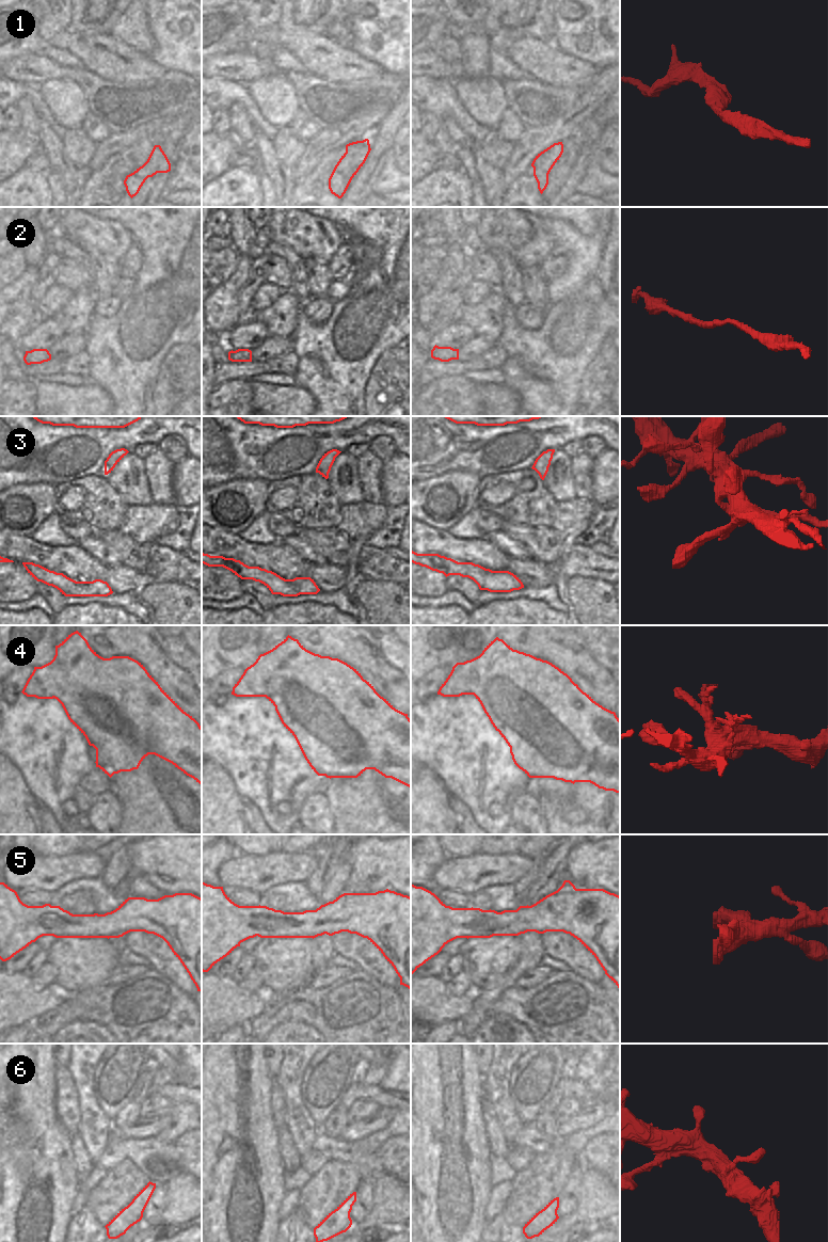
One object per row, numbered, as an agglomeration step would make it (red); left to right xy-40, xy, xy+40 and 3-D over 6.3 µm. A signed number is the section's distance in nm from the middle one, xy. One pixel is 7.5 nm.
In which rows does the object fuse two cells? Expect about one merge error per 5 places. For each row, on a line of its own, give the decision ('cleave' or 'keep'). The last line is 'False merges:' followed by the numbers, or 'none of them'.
1: keep
2: keep
3: cleave
4: cleave
5: keep
6: keep
False merges: 3, 4

